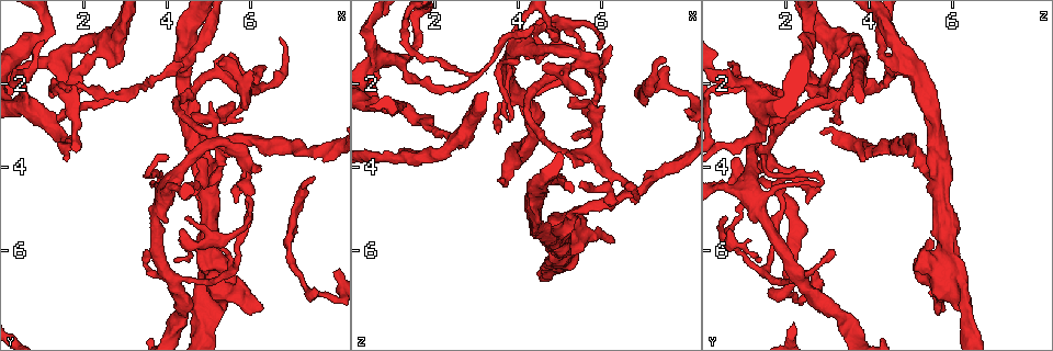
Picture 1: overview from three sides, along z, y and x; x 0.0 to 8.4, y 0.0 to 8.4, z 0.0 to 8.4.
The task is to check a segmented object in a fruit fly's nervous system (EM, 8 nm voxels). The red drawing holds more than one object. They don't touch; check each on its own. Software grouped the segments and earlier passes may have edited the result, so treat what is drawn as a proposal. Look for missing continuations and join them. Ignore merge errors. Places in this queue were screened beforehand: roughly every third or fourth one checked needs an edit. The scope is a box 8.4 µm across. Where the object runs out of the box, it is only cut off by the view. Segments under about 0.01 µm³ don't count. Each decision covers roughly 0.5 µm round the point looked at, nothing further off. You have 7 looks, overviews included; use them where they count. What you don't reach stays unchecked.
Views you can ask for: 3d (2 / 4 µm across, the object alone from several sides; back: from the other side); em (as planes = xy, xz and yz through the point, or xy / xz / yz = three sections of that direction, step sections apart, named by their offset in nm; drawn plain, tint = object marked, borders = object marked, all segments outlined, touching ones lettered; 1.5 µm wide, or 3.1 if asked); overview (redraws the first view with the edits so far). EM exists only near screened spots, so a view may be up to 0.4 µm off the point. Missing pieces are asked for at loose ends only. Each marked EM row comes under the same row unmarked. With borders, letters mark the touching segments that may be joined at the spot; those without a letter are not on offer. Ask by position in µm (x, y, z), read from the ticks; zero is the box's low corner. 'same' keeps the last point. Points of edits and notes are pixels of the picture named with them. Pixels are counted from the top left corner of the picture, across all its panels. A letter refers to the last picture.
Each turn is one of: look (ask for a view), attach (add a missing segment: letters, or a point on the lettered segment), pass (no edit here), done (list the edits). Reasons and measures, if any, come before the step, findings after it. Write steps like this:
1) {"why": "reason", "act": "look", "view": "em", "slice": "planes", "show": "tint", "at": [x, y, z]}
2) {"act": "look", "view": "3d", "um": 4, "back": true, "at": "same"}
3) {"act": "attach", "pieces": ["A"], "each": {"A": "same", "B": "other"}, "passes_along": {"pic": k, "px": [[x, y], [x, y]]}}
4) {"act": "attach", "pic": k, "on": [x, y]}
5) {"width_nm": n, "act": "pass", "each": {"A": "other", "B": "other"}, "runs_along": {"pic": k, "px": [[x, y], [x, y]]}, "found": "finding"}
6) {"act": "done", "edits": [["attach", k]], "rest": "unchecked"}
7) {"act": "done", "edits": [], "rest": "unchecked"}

{"why": "thin end", "act": "look", "view": "3d", "um": 2, "at": [7.55, 6.90, 1.60]}

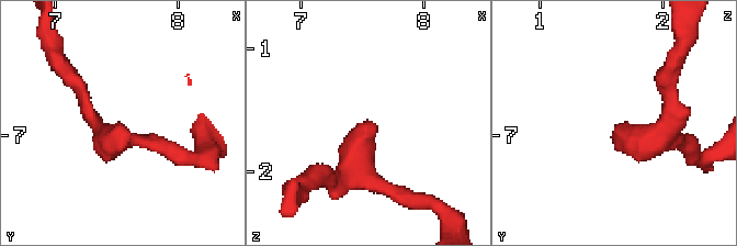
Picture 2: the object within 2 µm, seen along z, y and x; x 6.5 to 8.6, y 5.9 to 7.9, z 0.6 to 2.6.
{"act": "look", "view": "em", "slice": "planes", "show": "borders", "at": [7.54, 6.94, 1.62]}

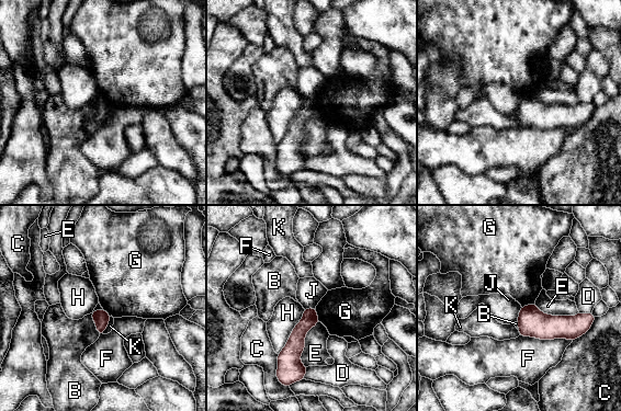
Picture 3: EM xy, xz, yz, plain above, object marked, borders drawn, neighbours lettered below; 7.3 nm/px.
{"longest_contact_nm": ["F", 400], "act": "pass", "each": {"B": "other", "C": "other", "D": "other", "E": "other", "F": "other", "G": "other", "H": "other", "J": "other", "K": "other"}, "border": {"pic": 3, "px": [[315, 308], [319, 321]]}, "found": "none of them fits"}

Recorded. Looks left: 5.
{"why": "an open end", "act": "look", "view": "3d", "um": 4, "at": [7.50, 4.25, 1.40]}

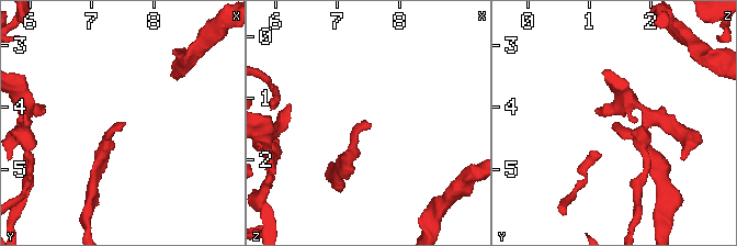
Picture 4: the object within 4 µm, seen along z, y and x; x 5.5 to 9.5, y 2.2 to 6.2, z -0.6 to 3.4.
{"act": "look", "view": "em", "slice": "yz", "step": 4, "show": "tint", "at": [7.50, 4.25, 1.45]}

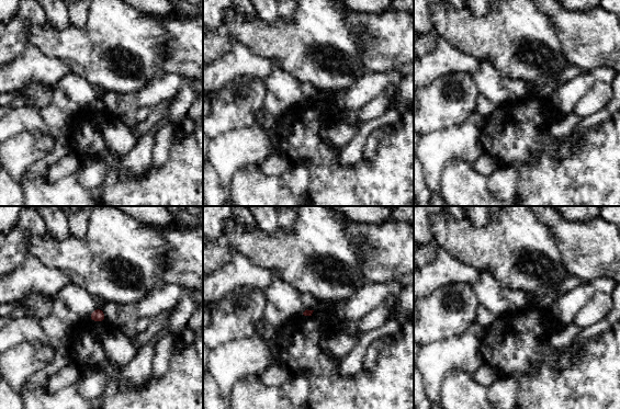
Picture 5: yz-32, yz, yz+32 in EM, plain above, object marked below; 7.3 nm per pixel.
{"why": "another direction", "act": "look", "view": "em", "slice": "planes", "show": "borders", "at": "same"}

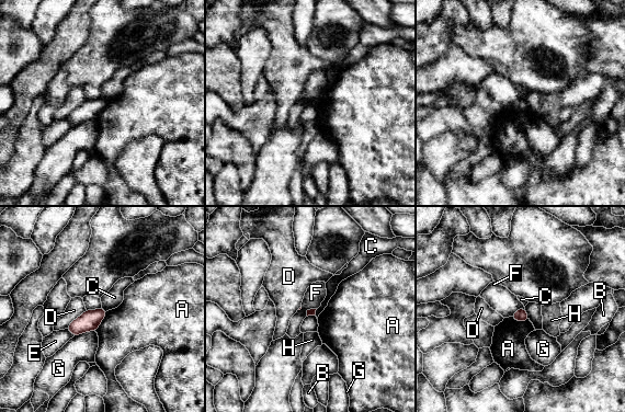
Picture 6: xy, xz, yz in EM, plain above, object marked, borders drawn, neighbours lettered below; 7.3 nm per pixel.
{"act": "pass", "each": {"A": "other", "B": "other", "C": "other", "D": "other", "E": "other", "F": "other", "G": "other", "H": "other"}, "found": "none of them fits"}

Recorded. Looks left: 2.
{"why": "branch stops here", "act": "look", "view": "em", "slice": "planes", "show": "borders", "at": [5.25, 1.55, 2.35]}

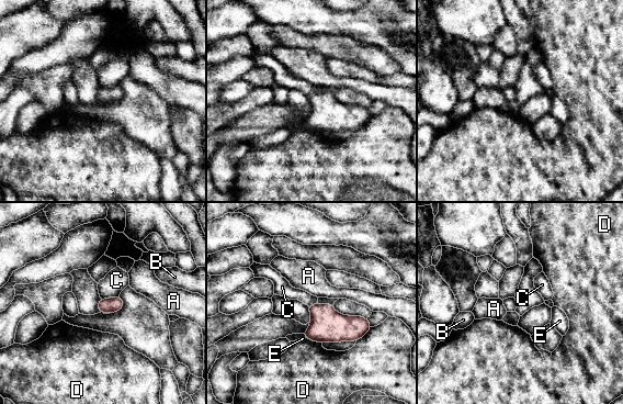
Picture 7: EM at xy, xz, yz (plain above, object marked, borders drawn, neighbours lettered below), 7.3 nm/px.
{"longest_contact_nm": ["C", 140], "act": "pass", "each": {"A": "other", "B": "other", "C": "other", "D": "other", "E": "other"}, "border": {"pic": 7, "px": [[119, 294], [101, 299]]}, "found": "no lettered segment goes on from it"}

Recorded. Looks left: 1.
{"act": "done", "edits": [], "rest": "unchecked"}

